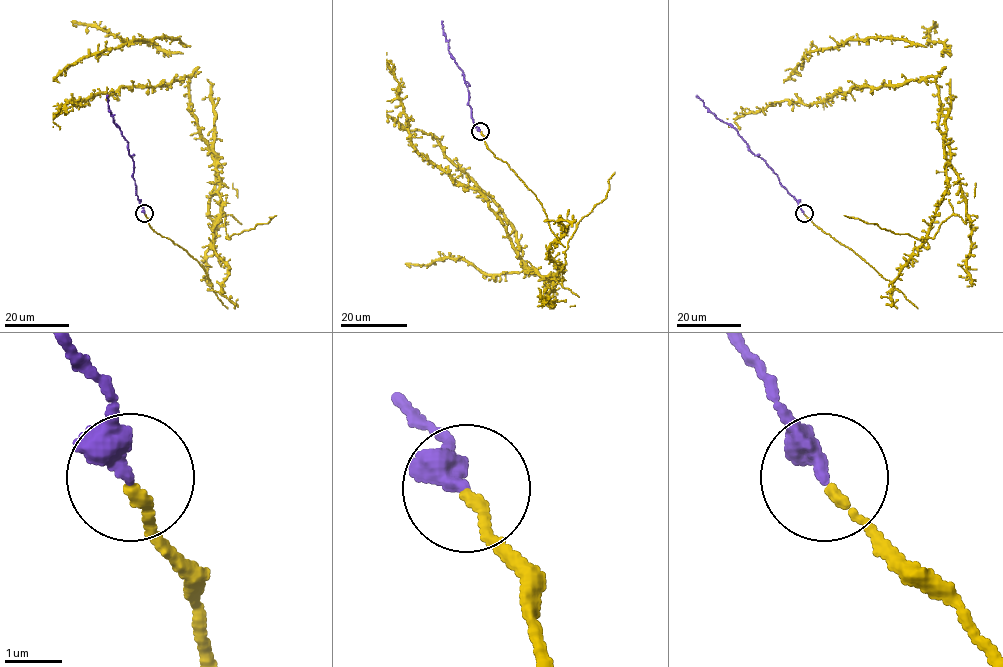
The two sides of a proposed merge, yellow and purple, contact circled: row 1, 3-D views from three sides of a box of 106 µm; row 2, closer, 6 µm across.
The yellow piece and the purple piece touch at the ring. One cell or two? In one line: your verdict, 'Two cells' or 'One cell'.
One cell

